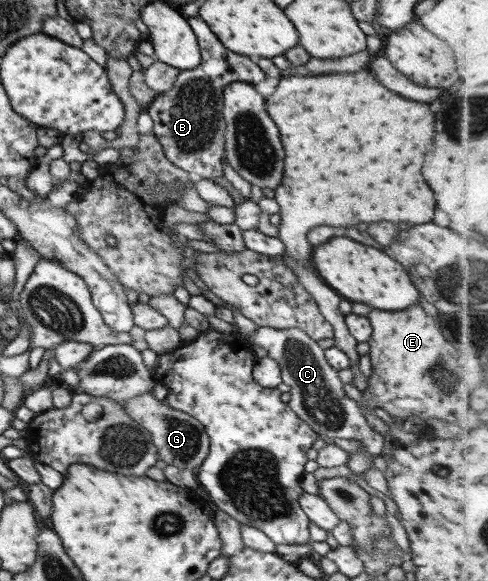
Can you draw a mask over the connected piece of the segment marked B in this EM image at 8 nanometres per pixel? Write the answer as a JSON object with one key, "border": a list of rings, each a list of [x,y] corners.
{"border":[[[187,17],[186,21],[196,38],[201,61],[195,69],[179,72],[170,90],[157,93],[147,106],[146,113],[152,120],[152,132],[169,163],[195,178],[223,177],[225,130],[225,121],[222,117],[223,87],[237,81],[253,86],[255,82],[261,82],[265,74],[249,58],[225,50],[219,44],[219,40],[209,32],[209,28],[201,18]]]}

